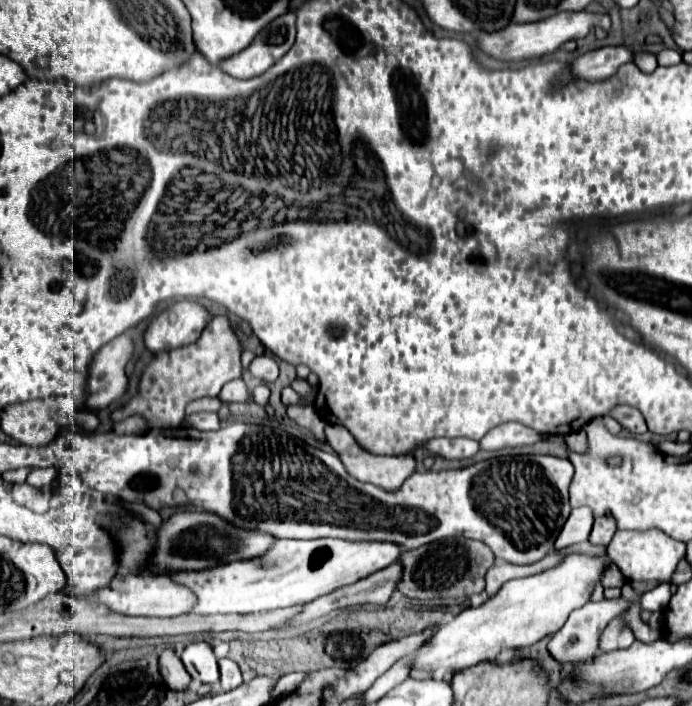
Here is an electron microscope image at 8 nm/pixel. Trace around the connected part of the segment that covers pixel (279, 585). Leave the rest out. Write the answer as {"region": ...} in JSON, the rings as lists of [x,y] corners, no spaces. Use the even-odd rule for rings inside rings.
{"region":[[[278,539],[276,545],[262,557],[250,559],[250,561],[236,561],[228,565],[220,565],[216,569],[208,571],[184,571],[172,575],[176,583],[182,583],[190,587],[196,597],[198,605],[194,607],[194,613],[212,615],[212,613],[258,613],[258,611],[270,611],[280,607],[292,607],[310,603],[312,599],[318,599],[320,595],[328,595],[348,583],[356,583],[374,571],[380,571],[388,565],[392,565],[400,555],[400,547],[394,543],[376,543],[376,541],[342,541],[342,539],[314,539],[314,541],[288,541]]]}

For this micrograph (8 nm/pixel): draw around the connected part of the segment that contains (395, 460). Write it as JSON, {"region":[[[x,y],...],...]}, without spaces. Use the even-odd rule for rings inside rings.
{"region":[[[326,425],[326,439],[328,445],[338,453],[340,461],[344,463],[346,471],[354,477],[360,479],[362,483],[372,483],[376,487],[382,487],[384,491],[398,491],[404,485],[404,479],[408,479],[408,475],[412,475],[416,471],[416,459],[412,453],[404,453],[404,455],[374,455],[368,453],[366,449],[362,449],[356,439],[346,431],[346,427],[342,425]]]}

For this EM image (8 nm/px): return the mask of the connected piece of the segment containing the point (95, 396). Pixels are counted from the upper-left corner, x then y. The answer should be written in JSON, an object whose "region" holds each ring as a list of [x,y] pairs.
{"region":[[[124,333],[104,345],[92,359],[88,369],[88,397],[90,409],[106,409],[114,399],[122,397],[128,387],[124,367],[132,355],[132,341]]]}

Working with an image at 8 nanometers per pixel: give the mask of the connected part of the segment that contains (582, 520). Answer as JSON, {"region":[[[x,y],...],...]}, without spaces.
{"region":[[[588,507],[572,509],[566,525],[562,527],[562,531],[560,531],[560,535],[558,535],[556,543],[554,543],[556,549],[562,549],[562,547],[570,547],[570,545],[588,541],[592,523],[594,523],[592,509],[588,509]]]}

